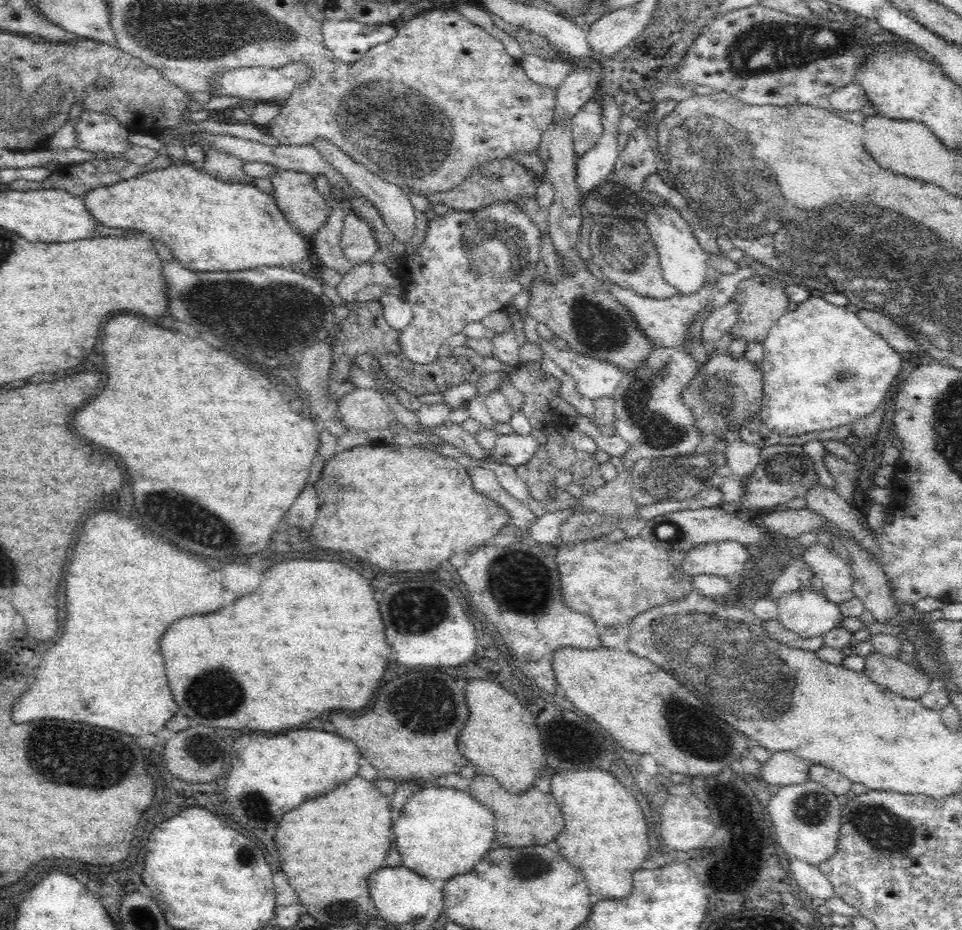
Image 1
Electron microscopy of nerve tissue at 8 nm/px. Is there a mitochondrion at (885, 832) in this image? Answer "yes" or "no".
yes

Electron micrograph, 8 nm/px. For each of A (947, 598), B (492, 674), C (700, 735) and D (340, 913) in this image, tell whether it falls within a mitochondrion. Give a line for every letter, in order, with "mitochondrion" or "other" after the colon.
A: other
B: other
C: mitochondrion
D: mitochondrion

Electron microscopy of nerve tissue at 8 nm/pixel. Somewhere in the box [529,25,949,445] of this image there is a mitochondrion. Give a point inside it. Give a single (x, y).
(621, 247)

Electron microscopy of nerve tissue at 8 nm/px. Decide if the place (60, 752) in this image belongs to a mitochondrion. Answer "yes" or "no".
yes

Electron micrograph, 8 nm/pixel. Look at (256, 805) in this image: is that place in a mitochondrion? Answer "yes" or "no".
yes

